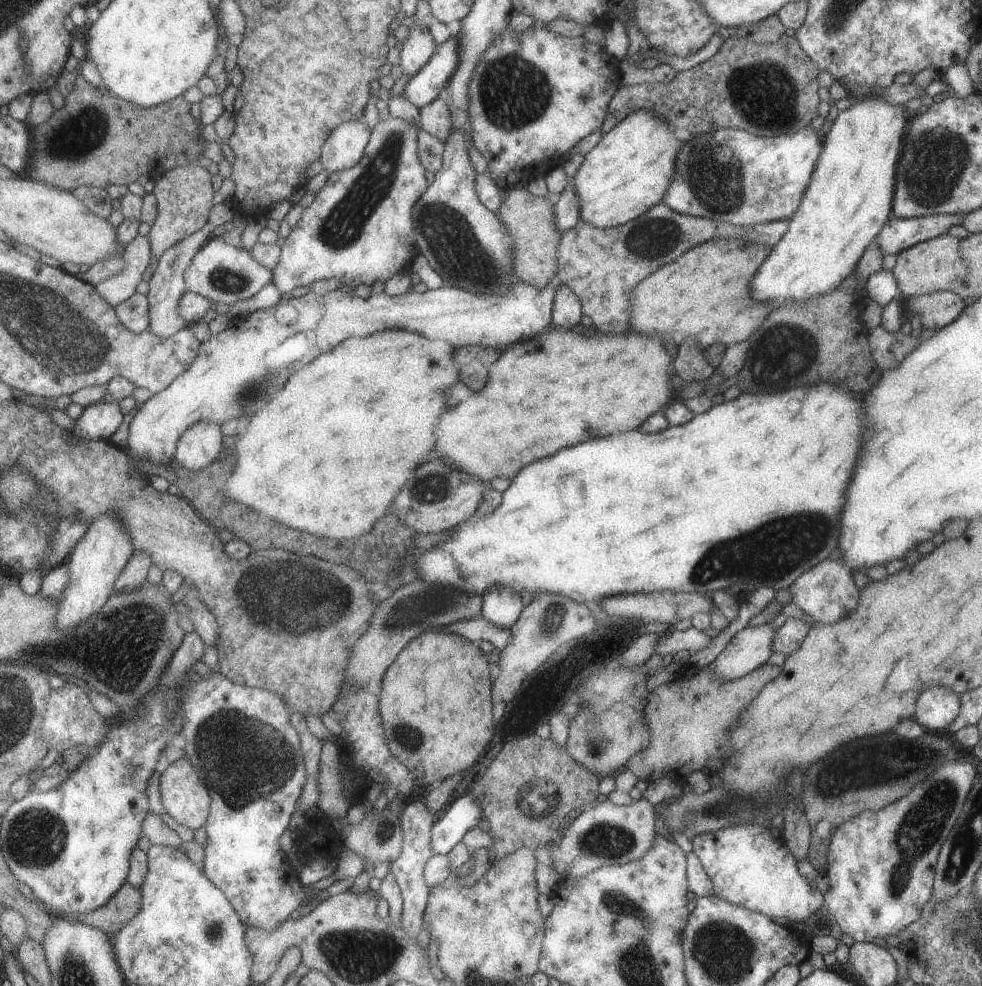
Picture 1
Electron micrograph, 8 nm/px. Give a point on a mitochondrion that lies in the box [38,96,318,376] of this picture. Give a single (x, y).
(77, 138)

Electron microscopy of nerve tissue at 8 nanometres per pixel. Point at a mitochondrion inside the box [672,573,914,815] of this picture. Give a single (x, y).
(828, 786)

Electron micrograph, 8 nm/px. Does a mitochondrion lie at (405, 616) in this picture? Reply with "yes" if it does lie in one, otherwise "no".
yes

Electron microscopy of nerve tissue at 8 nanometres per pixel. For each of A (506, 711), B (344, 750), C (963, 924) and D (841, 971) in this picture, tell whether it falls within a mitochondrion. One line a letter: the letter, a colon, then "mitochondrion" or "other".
A: other
B: other
C: mitochondrion
D: other

